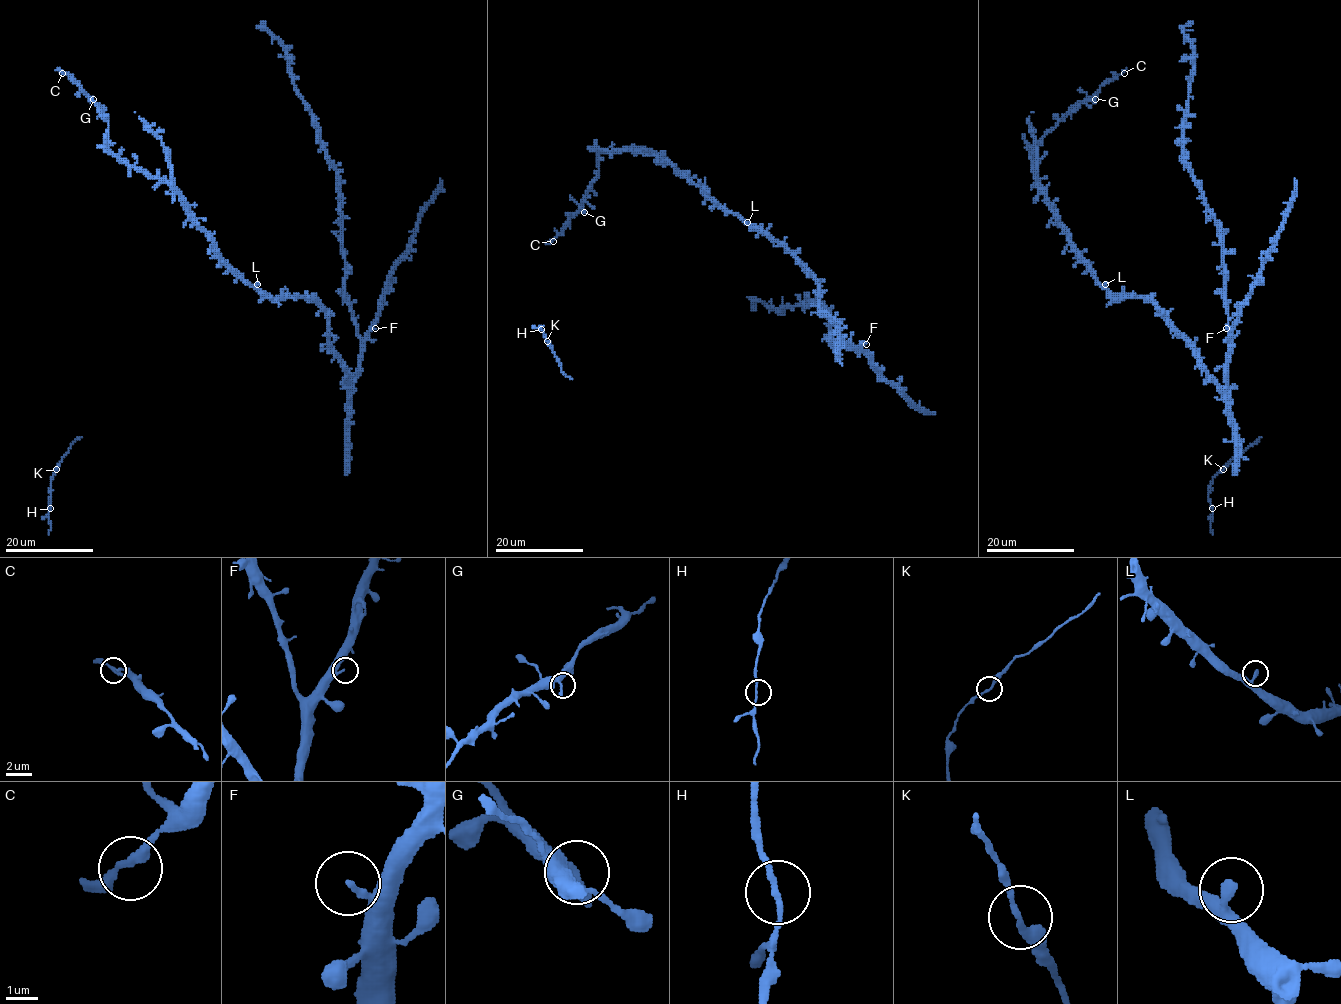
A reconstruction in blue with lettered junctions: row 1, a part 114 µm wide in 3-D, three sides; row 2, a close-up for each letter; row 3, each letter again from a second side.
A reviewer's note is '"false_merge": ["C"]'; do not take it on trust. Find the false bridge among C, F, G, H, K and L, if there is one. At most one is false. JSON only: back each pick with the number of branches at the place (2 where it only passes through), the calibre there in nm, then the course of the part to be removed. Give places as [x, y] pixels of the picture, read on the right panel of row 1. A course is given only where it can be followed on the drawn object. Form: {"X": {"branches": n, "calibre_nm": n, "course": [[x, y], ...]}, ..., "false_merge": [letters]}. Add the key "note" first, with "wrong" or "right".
{"note": "wrong", "false_merge": []}

